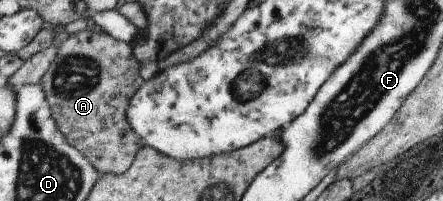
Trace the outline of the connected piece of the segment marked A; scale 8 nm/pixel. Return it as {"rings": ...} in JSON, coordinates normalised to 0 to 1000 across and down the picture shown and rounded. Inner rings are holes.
{"rings":[[[192,139],[153,169],[126,244],[122,294],[108,318],[108,343],[88,403],[111,522],[115,587],[144,692],[174,741],[226,871],[278,866],[298,821],[305,761],[325,731],[282,577],[291,493],[323,418],[312,368],[309,303],[296,284],[293,224],[244,169],[212,164]]]}

